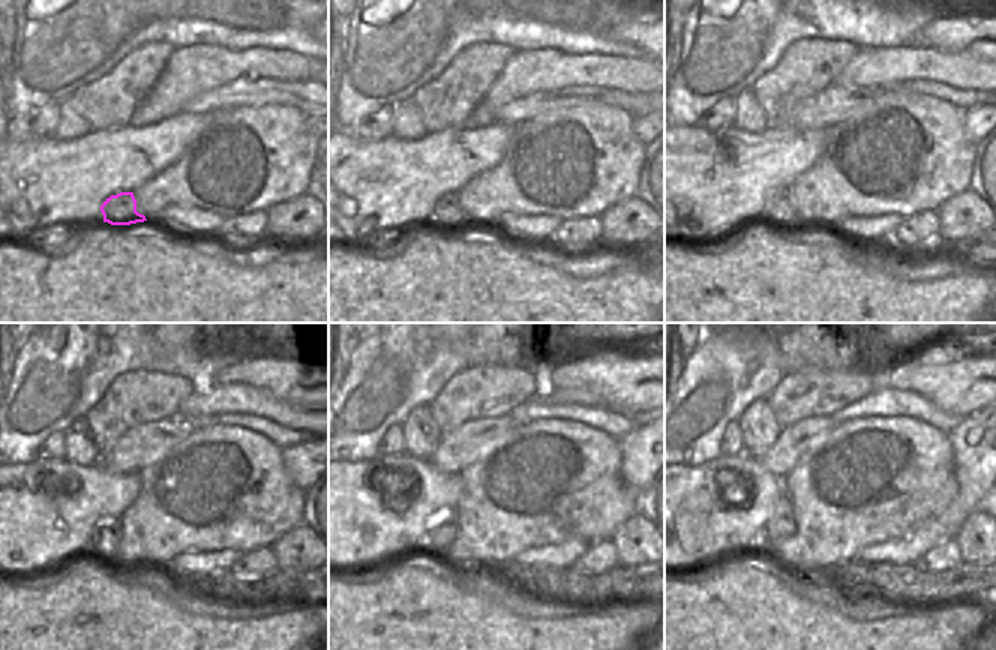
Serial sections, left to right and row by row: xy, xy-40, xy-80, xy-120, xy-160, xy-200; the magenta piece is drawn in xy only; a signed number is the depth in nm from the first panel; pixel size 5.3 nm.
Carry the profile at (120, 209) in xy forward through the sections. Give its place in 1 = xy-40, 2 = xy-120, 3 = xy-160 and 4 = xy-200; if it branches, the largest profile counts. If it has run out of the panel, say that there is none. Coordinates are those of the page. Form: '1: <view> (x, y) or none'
1: xy-40 (447, 212)
2: xy-120 (104, 544)
3: xy-160 (438, 539)
4: xy-200 (771, 533)

